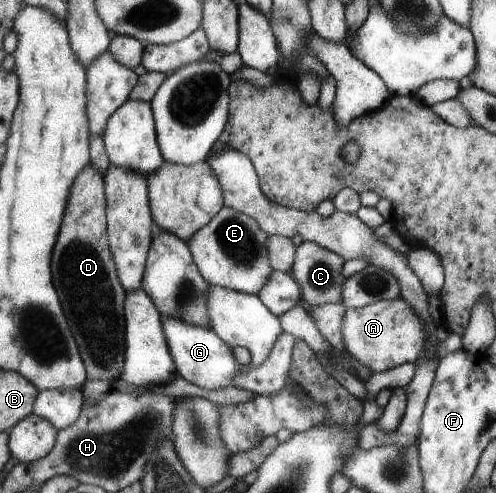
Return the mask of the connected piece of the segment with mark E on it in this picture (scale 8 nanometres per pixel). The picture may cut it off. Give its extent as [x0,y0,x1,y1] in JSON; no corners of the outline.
[187,206,276,295]

